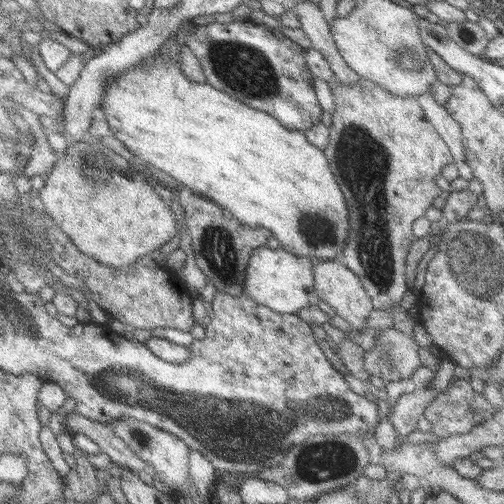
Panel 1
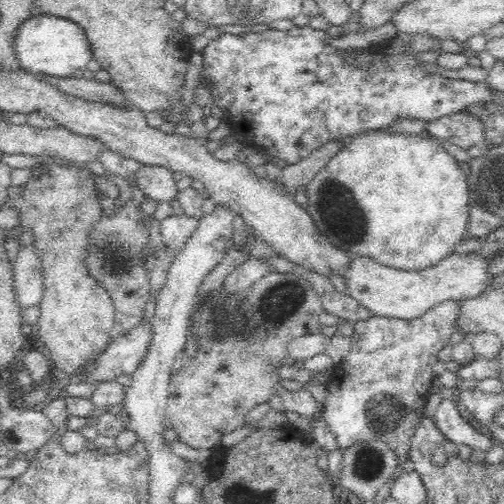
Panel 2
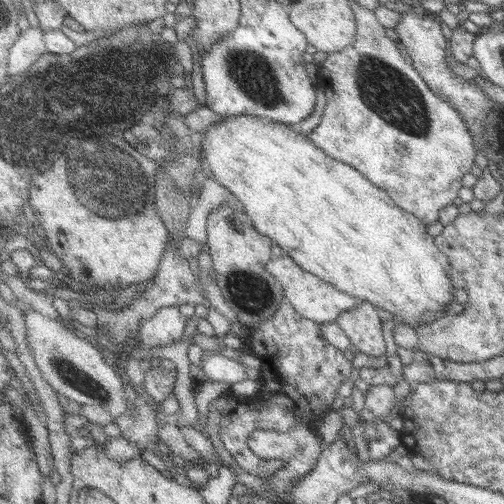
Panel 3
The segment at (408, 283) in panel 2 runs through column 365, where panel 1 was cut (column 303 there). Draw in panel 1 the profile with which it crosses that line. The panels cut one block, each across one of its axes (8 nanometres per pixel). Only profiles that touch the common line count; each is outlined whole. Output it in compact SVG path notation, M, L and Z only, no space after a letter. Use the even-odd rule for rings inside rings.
M279 246L277 250L257 248L247 268L245 296L251 296L259 304L273 308L279 314L299 314L303 308L317 306L321 296L317 294L315 284L315 262L311 258L295 256L287 252L283 246Z

